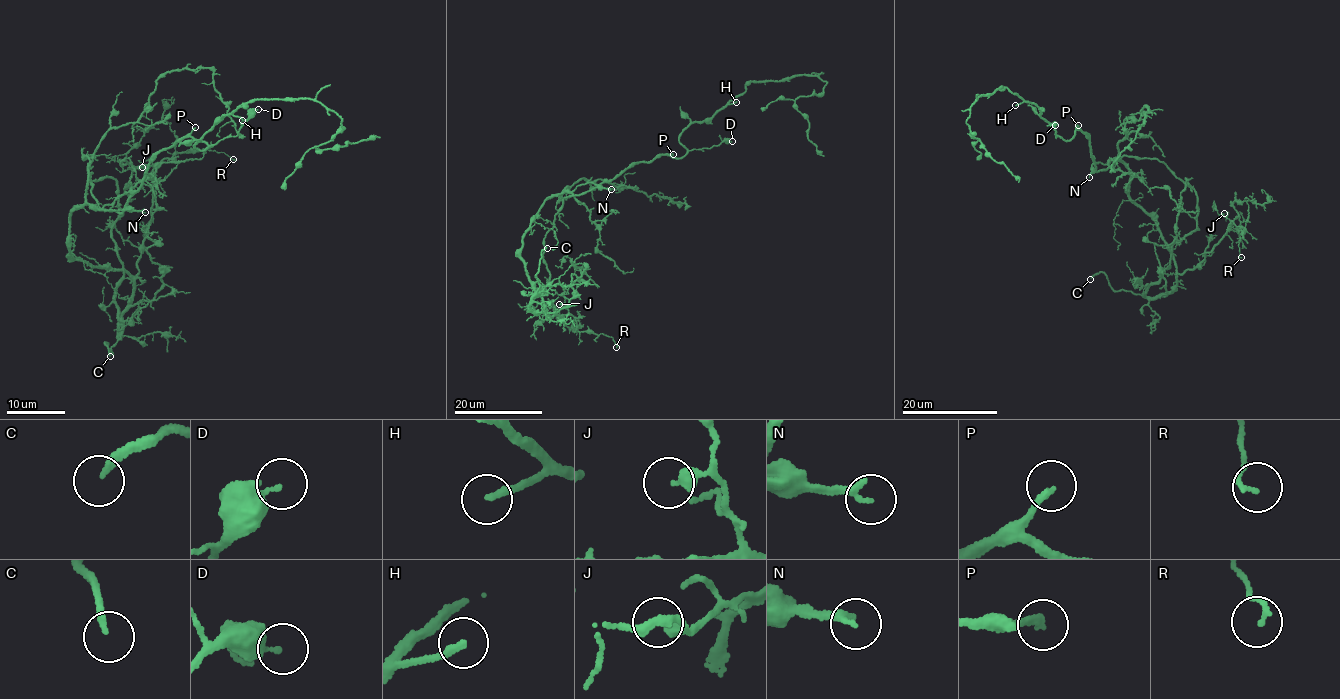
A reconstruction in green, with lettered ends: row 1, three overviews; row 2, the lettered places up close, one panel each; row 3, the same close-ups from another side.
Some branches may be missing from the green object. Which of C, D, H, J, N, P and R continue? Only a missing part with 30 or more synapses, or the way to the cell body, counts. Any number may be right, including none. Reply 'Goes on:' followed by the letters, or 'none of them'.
Goes on: C, H, P

